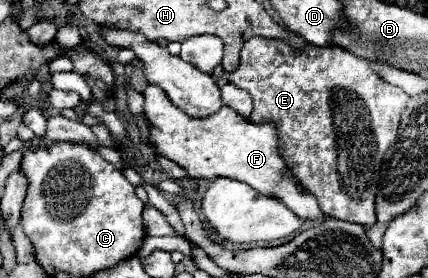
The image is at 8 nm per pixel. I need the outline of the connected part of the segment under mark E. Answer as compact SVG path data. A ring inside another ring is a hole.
M250 37L240 51L238 69L228 73L228 83L250 93L250 121L278 125L280 157L286 159L286 163L290 165L294 175L306 185L306 189L314 197L318 197L318 205L326 217L344 219L366 227L376 225L374 199L380 179L382 157L396 139L400 115L404 111L408 95L400 87L386 83L374 69L370 69L368 61L340 47L318 47L308 43L304 51L308 53L292 49L288 41Z

